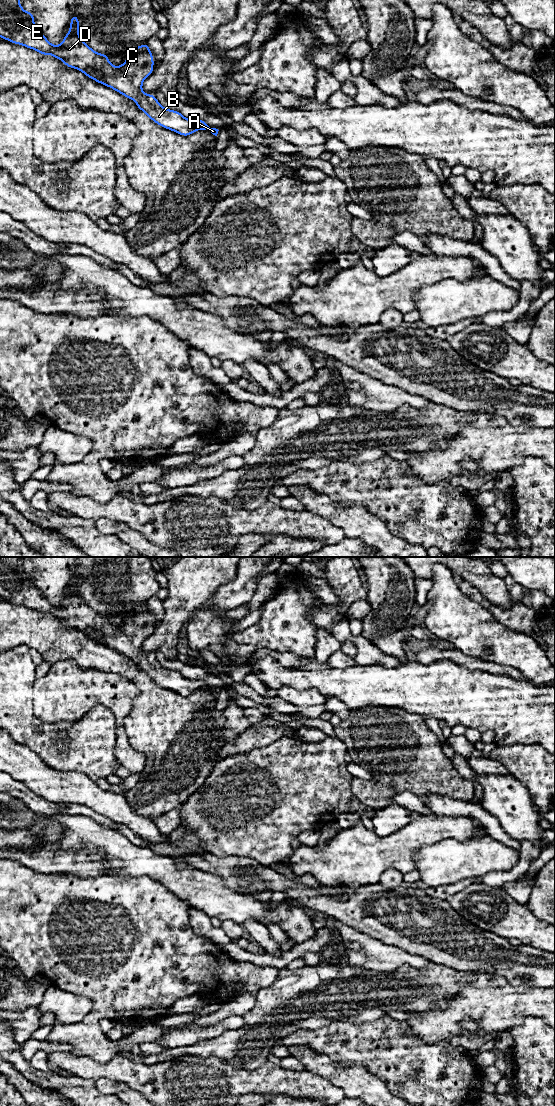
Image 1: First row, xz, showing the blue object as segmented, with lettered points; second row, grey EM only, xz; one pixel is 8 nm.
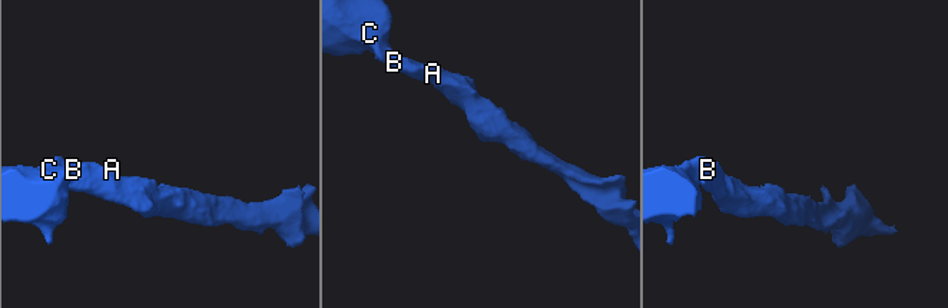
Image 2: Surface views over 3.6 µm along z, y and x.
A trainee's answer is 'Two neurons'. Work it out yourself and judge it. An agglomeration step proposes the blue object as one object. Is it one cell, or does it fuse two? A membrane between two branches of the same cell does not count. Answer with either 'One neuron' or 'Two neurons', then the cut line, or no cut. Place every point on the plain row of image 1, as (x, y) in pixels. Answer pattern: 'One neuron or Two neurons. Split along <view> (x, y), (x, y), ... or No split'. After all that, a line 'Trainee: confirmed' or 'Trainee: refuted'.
One neuron. No split
Trainee: refuted

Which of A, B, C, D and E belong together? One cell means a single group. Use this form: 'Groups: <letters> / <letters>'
Groups: A B C D E

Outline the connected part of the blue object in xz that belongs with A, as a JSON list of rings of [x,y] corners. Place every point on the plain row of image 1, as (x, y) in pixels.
[[[0,557],[0,598],[6,599],[13,604],[19,604],[33,609],[42,615],[52,615],[61,620],[67,627],[75,628],[83,632],[87,637],[119,652],[123,656],[132,659],[140,671],[144,671],[148,678],[159,686],[174,691],[182,696],[189,696],[197,690],[207,690],[217,696],[218,689],[209,687],[204,680],[190,680],[185,678],[179,671],[166,669],[161,666],[154,654],[146,655],[142,651],[143,641],[154,631],[154,618],[147,603],[132,608],[126,612],[126,622],[119,627],[112,625],[108,614],[100,614],[90,608],[79,596],[79,578],[72,574],[70,591],[65,595],[60,605],[52,605],[41,594],[34,583],[33,572],[26,572],[19,564],[21,557]]]

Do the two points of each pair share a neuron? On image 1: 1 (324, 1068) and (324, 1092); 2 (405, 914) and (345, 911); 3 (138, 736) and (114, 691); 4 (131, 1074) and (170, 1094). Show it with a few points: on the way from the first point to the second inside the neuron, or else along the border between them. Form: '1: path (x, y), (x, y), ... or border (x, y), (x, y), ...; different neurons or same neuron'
1: border (306, 1069), (321, 1075), (344, 1092); different neurons
2: path (390, 914), (377, 911), (360, 911); same neuron
3: border (138, 693), (124, 719), (127, 738); different neurons
4: path (141, 1077), (160, 1084); same neuron

